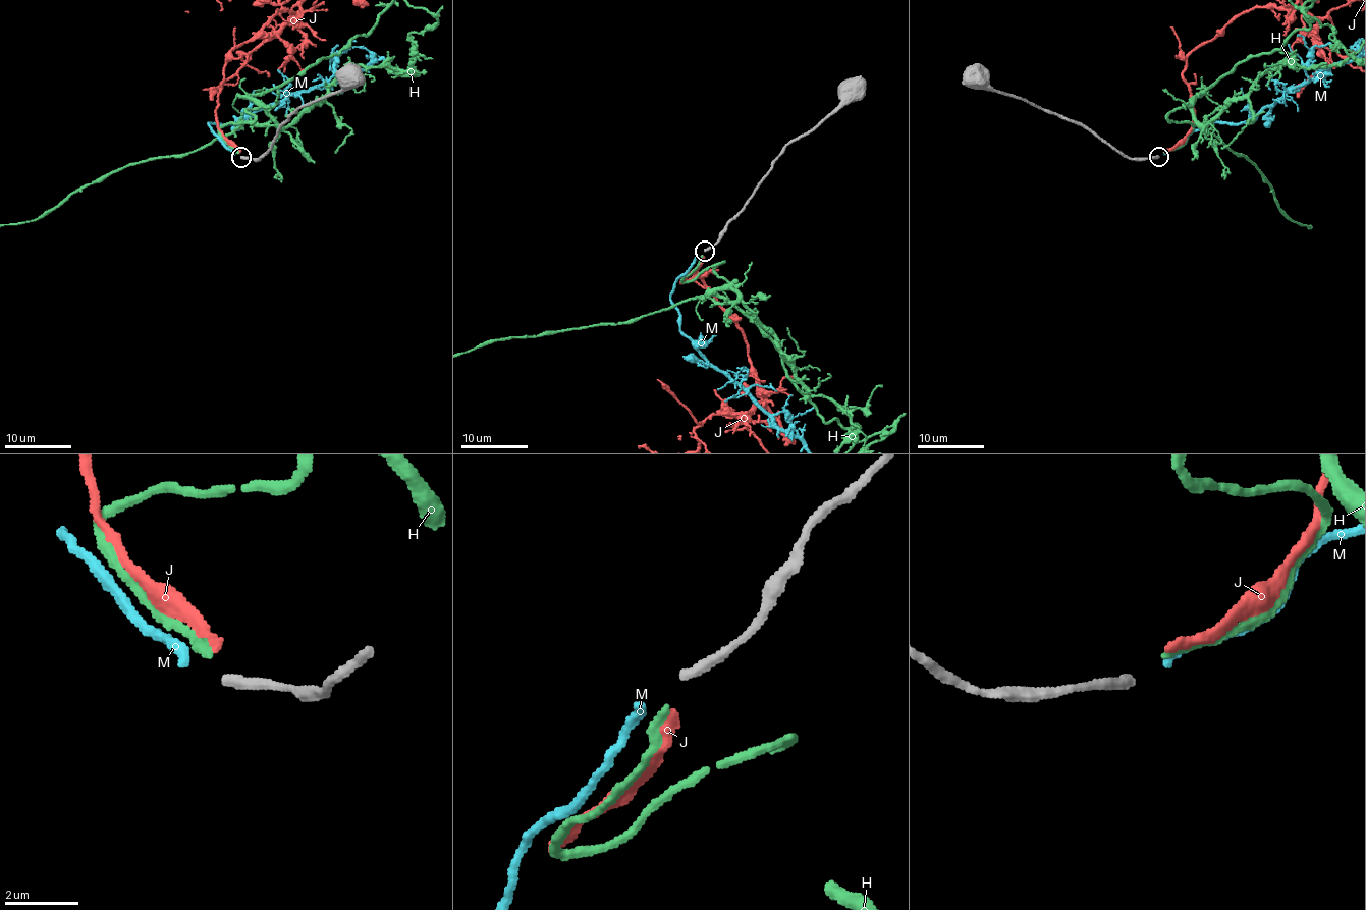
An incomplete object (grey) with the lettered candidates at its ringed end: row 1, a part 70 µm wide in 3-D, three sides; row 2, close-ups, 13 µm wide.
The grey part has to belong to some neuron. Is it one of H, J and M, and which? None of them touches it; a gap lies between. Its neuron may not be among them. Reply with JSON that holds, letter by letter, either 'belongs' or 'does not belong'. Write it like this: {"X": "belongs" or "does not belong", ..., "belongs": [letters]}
{"H": "does not belong", "J": "does not belong", "M": "belongs", "belongs": ["M"]}

